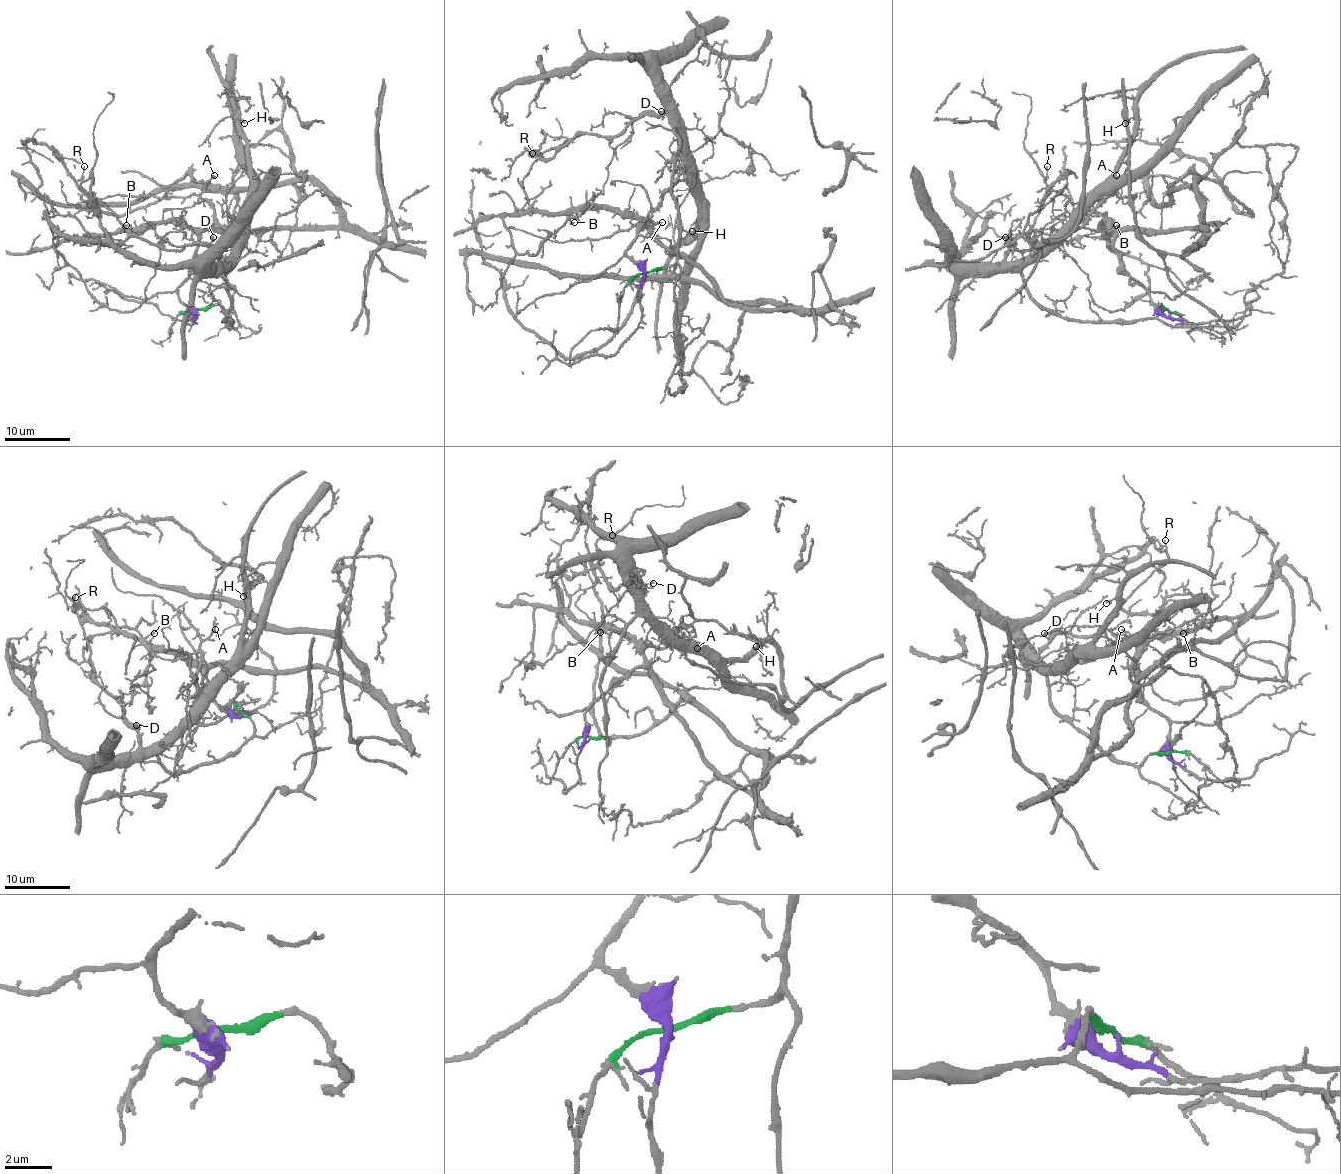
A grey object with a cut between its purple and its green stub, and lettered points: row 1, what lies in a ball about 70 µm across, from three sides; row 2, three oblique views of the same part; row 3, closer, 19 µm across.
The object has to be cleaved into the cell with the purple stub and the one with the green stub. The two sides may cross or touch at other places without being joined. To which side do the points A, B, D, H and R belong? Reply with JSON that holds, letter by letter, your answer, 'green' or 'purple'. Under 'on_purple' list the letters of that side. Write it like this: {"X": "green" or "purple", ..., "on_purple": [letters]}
{"A": "green", "B": "purple", "D": "green", "H": "green", "R": "green", "on_purple": ["B"]}

